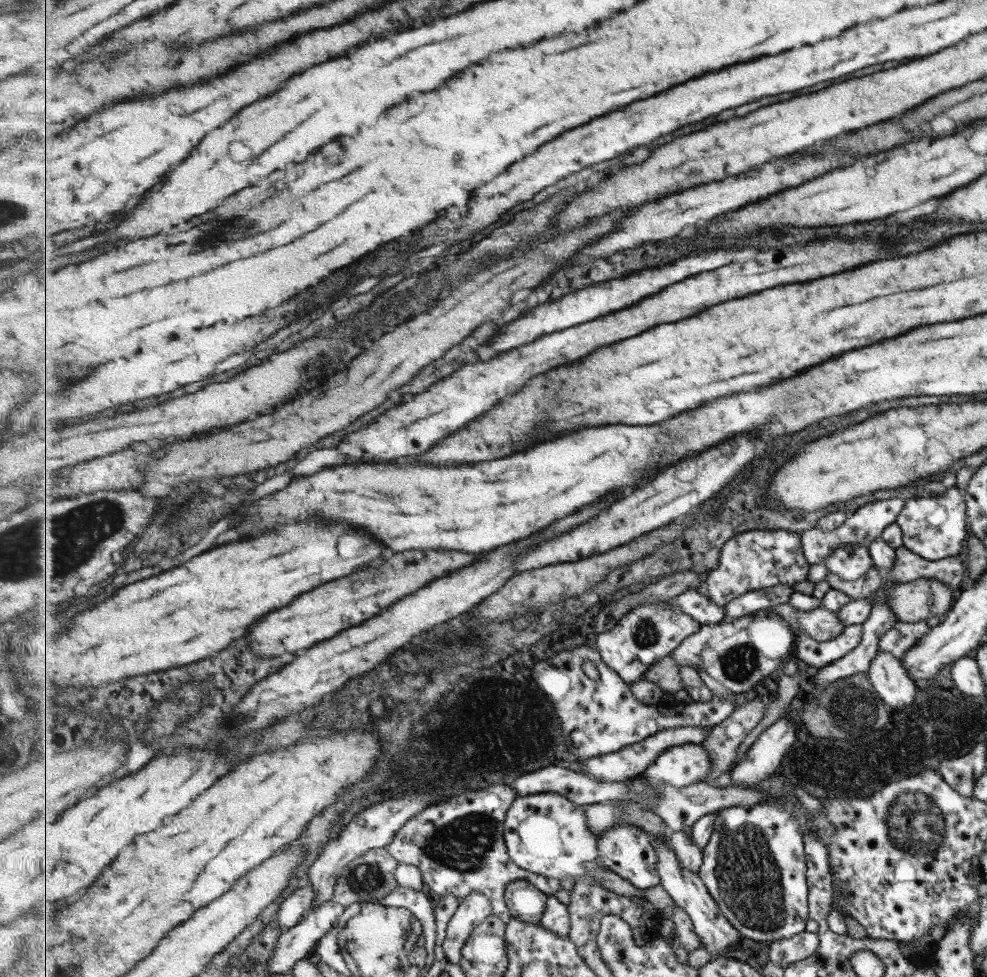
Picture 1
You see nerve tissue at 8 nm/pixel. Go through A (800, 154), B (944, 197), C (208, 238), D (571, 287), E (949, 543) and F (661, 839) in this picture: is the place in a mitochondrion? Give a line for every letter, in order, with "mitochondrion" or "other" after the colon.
A: other
B: other
C: mitochondrion
D: other
E: other
F: other

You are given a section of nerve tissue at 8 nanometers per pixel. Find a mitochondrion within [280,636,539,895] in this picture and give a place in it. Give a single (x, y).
(463, 844)

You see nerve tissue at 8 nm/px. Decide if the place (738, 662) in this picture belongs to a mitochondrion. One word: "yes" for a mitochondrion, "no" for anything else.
yes

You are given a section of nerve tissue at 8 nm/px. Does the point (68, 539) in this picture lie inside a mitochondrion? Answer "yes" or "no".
yes

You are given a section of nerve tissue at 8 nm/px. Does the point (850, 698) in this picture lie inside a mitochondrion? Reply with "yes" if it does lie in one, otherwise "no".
yes

